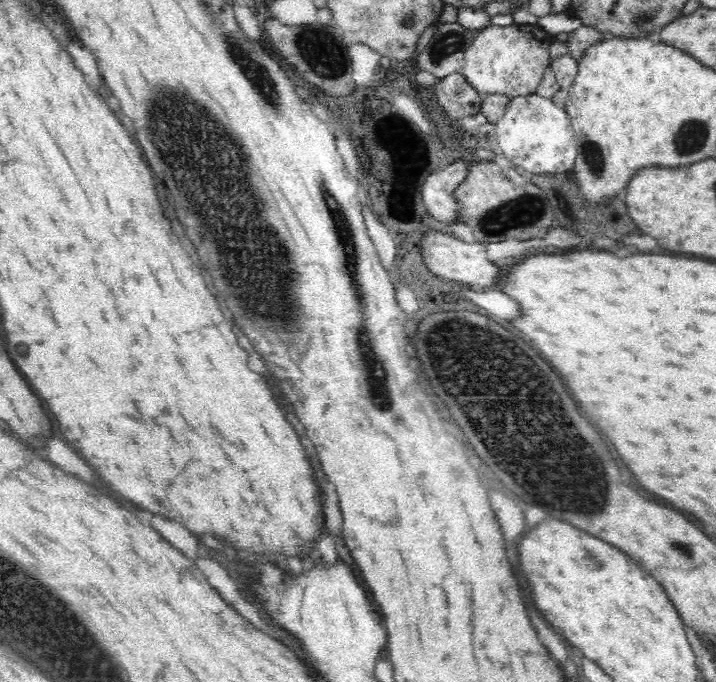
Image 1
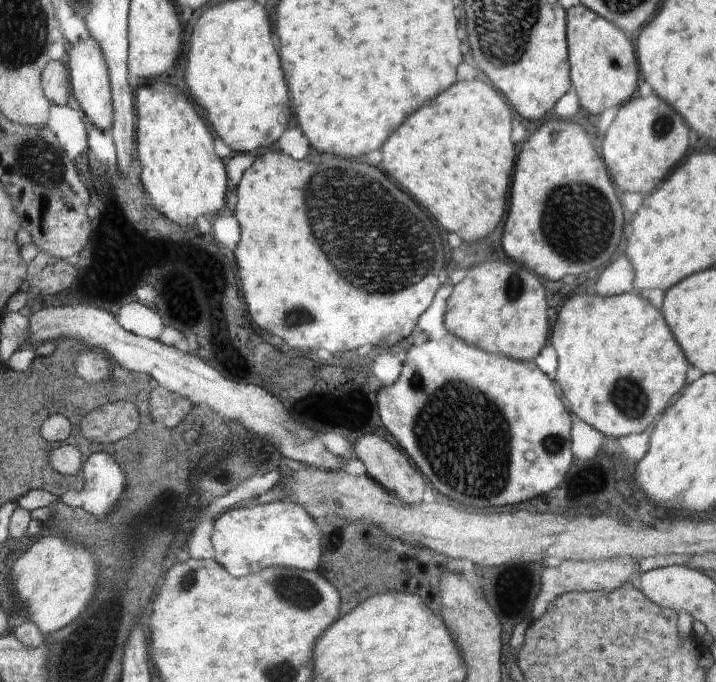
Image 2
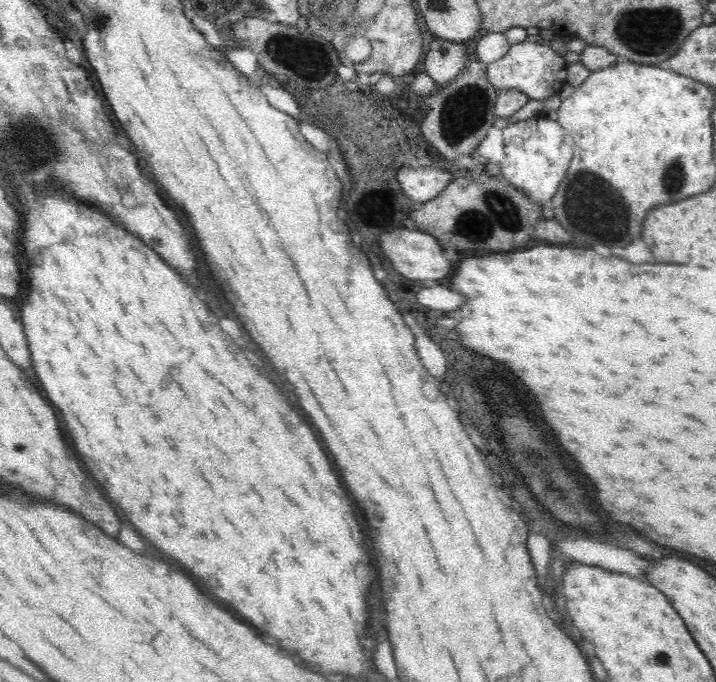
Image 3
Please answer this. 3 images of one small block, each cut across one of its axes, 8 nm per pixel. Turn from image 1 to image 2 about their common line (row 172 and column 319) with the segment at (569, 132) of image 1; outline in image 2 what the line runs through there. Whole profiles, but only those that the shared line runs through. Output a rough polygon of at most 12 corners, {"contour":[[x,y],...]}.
{"contour":[[287,501],[213,522],[215,561],[233,577],[316,571],[321,521]]}

